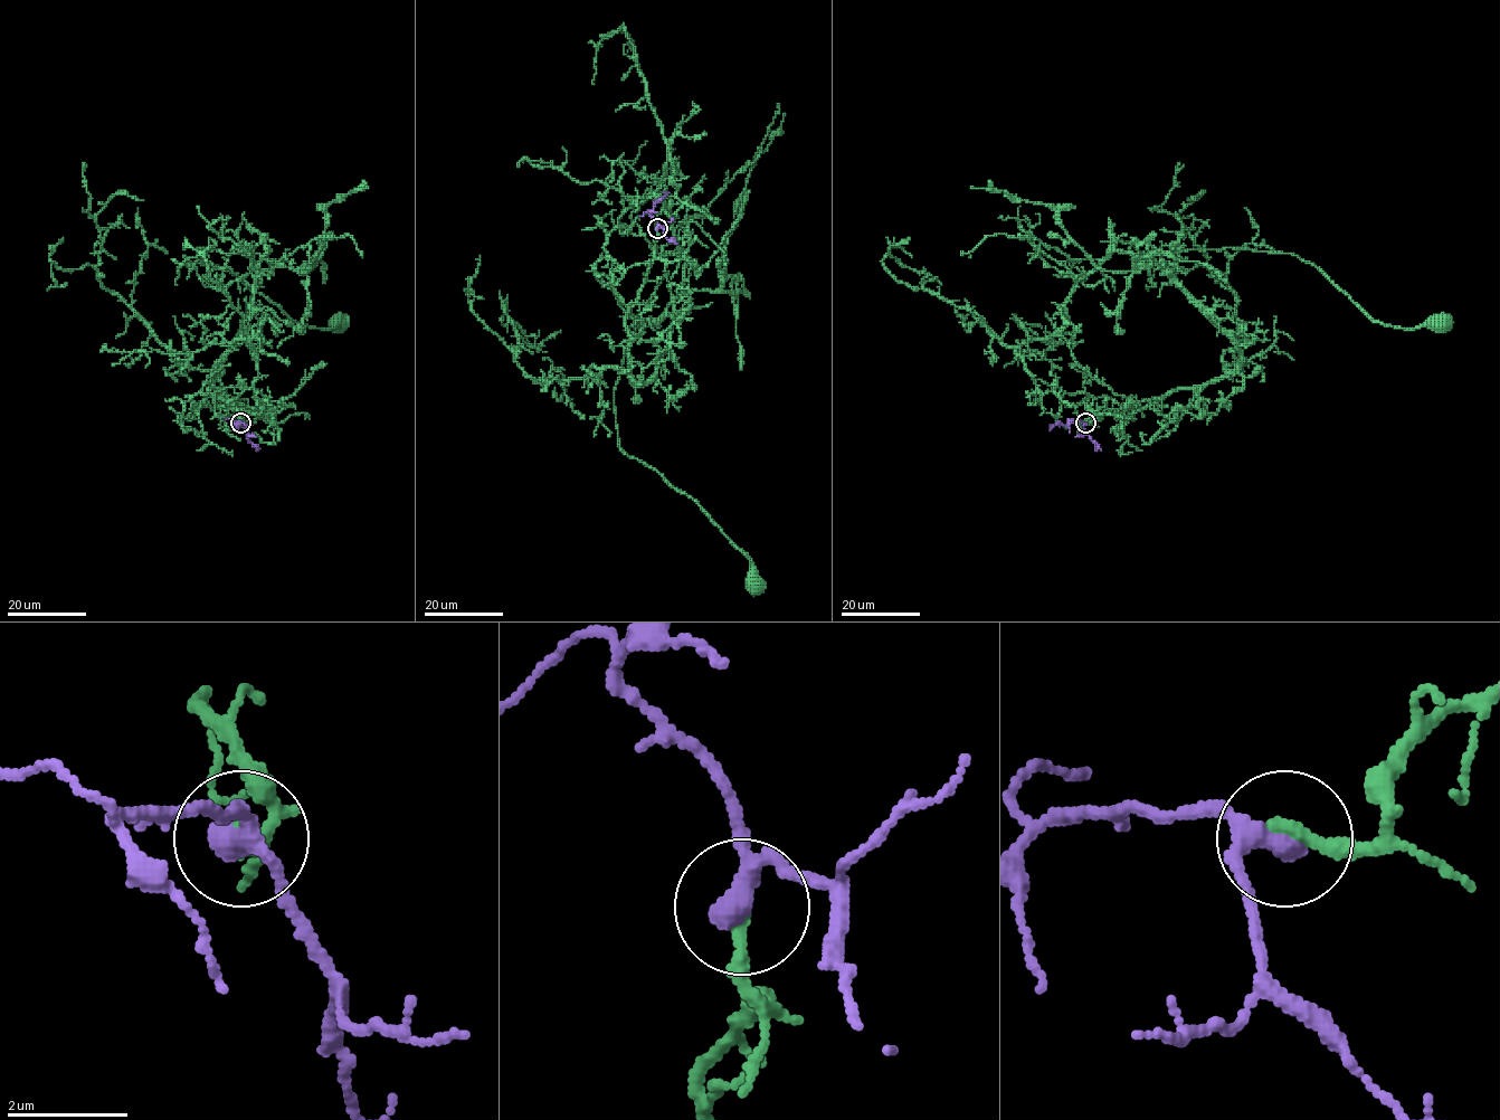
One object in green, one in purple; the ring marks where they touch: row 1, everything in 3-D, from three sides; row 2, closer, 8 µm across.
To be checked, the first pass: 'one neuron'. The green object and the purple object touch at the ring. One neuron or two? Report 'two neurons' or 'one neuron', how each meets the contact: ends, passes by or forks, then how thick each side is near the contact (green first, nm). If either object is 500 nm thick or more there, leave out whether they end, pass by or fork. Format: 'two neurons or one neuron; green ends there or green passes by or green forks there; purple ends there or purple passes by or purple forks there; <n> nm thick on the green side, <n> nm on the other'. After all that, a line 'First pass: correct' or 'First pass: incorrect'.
one neuron; green ends there; purple passes by; 280 nm thick on the green side, 360 nm on the other
First pass: correct

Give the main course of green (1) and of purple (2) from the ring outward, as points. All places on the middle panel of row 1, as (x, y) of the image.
1: (657, 228), (626, 318), (634, 381), (673, 320), (665, 277), (615, 386), (619, 447), (691, 497), (753, 584)
2: (657, 228), (649, 211), (668, 191)

